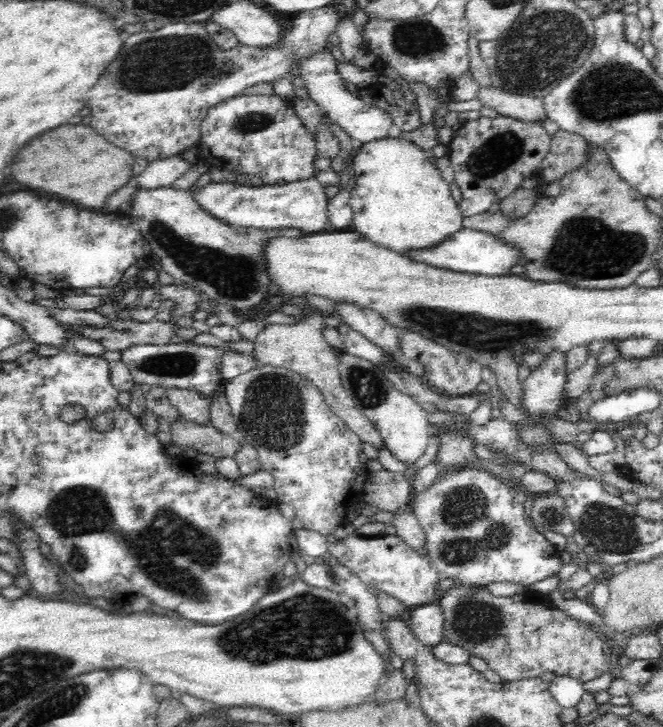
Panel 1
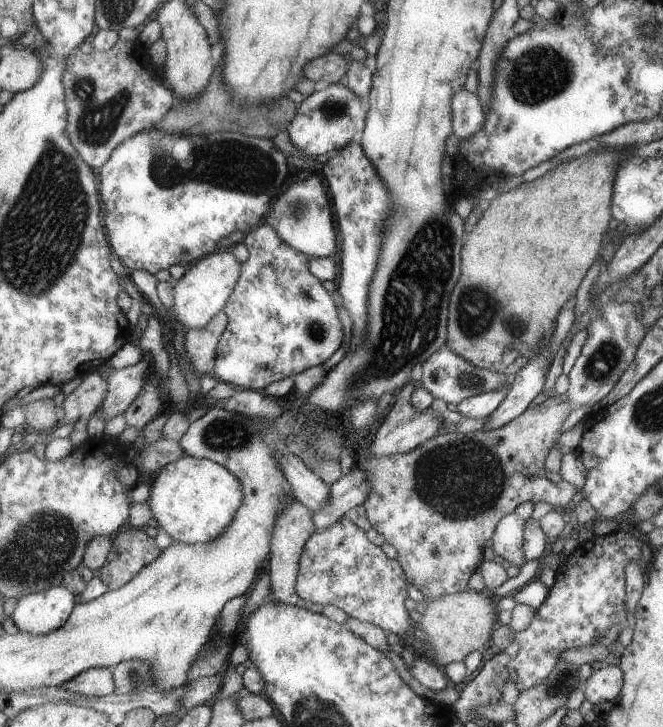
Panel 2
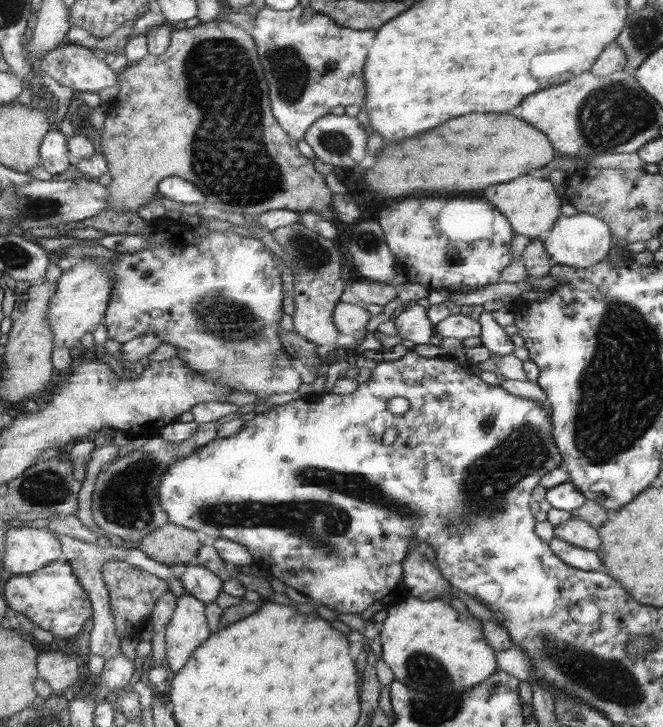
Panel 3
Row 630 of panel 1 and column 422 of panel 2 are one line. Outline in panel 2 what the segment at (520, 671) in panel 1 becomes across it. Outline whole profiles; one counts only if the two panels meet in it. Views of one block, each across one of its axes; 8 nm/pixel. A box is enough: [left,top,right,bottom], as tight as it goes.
[355,394,581,602]

